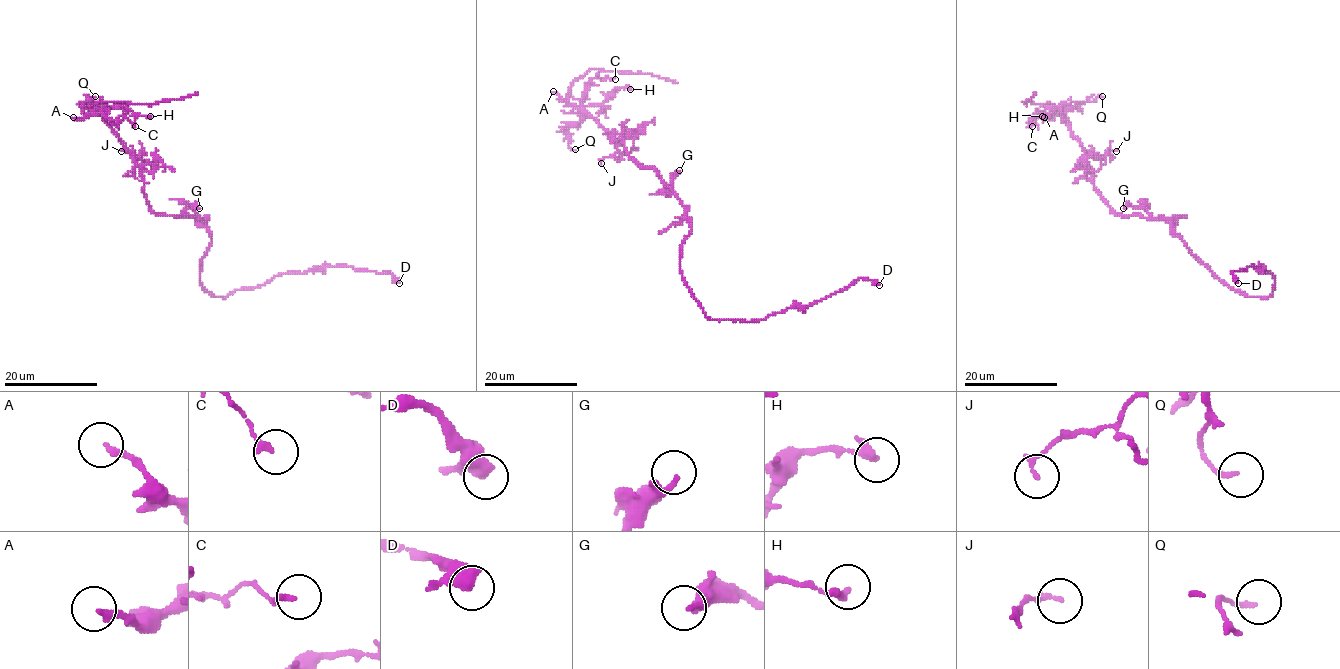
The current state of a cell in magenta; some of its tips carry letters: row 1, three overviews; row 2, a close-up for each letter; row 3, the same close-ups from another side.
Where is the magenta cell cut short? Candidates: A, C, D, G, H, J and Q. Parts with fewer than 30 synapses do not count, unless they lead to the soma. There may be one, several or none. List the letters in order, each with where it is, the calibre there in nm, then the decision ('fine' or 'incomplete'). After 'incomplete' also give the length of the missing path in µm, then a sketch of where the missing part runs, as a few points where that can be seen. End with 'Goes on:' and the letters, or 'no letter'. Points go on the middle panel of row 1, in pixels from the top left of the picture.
A: at (553, 91); 220 nm thick; fine
C: at (615, 79); 200 nm thick; fine
D: at (879, 285); 400 nm thick; fine
G: at (679, 170); 240 nm thick; fine
H: at (630, 89); 280 nm thick; fine
J: at (601, 163); 160 nm thick; fine
Q: at (575, 149); 140 nm thick; fine
Goes on: no letter

